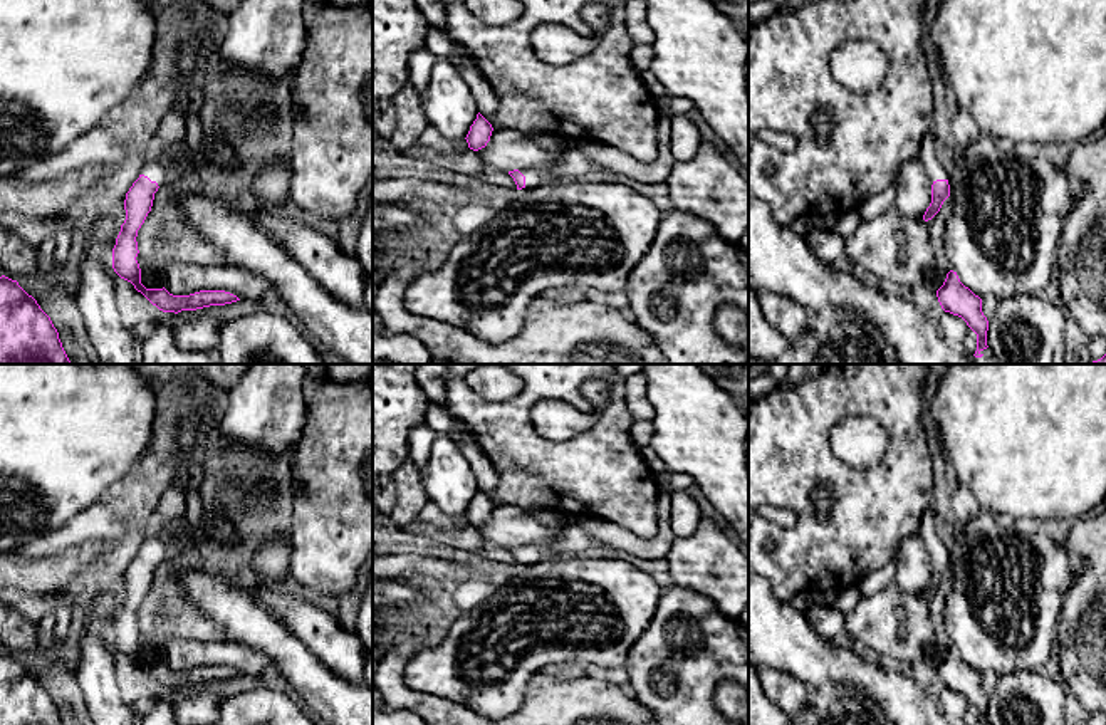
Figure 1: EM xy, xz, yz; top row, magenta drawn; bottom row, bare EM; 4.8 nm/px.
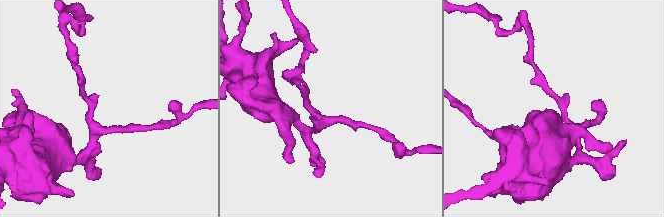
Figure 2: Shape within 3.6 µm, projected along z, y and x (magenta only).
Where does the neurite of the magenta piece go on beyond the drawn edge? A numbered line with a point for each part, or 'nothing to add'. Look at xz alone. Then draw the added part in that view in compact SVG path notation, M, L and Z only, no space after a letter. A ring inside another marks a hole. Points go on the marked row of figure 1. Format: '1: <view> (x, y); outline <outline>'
1: xz (532, 177); outline M535 168L520 170L520 173L525 176L525 188L534 188L545 181L542 173Z

